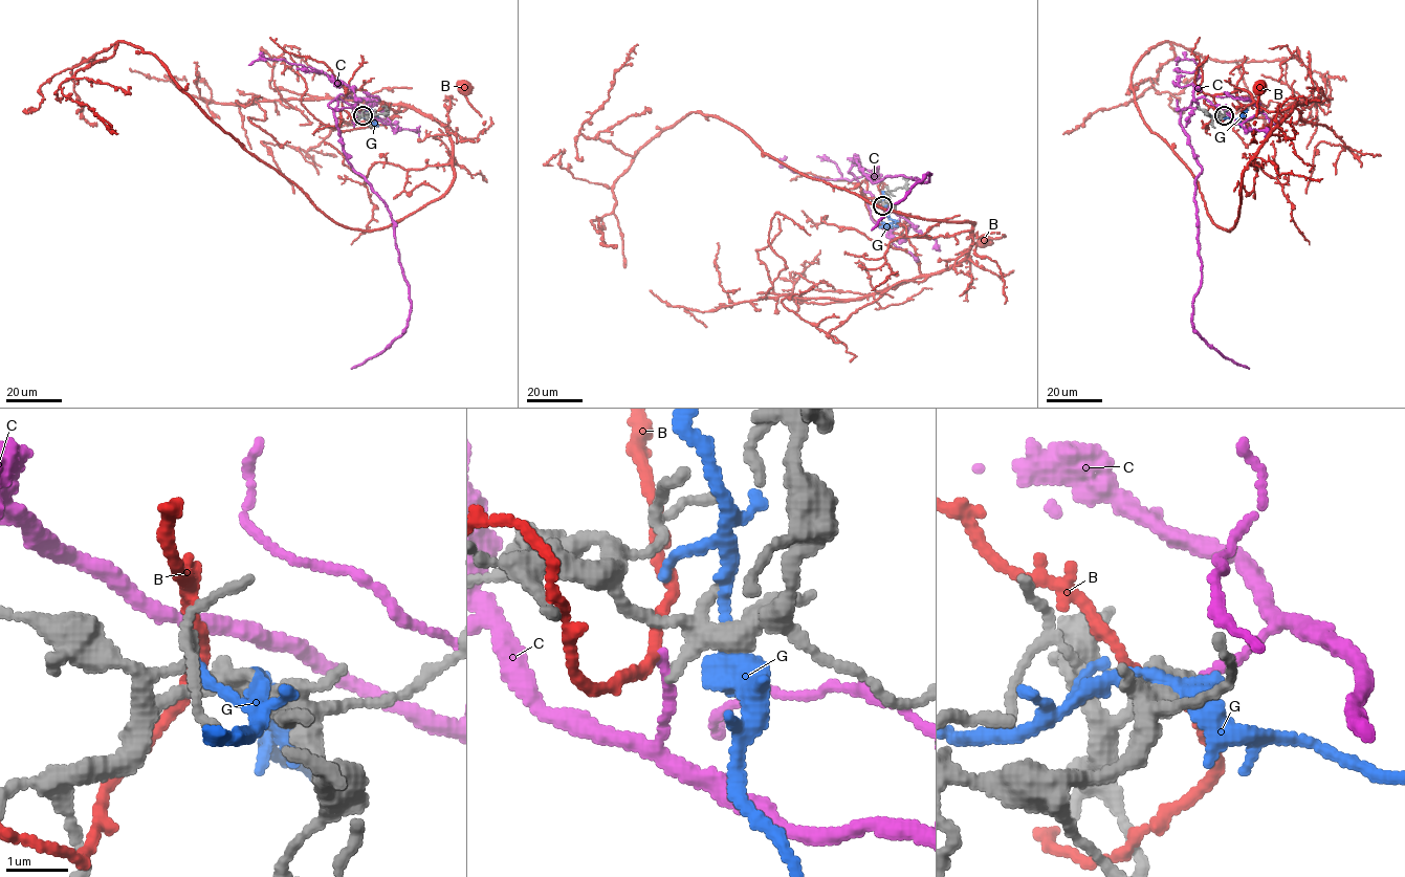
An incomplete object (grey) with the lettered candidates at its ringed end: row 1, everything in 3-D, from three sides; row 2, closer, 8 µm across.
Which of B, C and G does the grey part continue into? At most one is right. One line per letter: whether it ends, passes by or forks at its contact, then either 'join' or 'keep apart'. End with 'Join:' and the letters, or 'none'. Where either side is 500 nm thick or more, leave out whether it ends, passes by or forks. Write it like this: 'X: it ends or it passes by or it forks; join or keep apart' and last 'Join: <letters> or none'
B: it passes by; keep apart
C: it ends; keep apart
G: it passes by; keep apart
Join: none

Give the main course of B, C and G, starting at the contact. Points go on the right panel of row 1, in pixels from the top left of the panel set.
B: (1222, 115), (1216, 123), (1213, 96), (1237, 90), (1266, 110), (1294, 106), (1263, 140), (1251, 140), (1259, 85)
C: (1224, 114), (1198, 97), (1180, 116), (1201, 168), (1194, 202), (1201, 284), (1192, 319), (1209, 345), (1249, 368)
G: (1222, 114), (1239, 125), (1245, 108)

